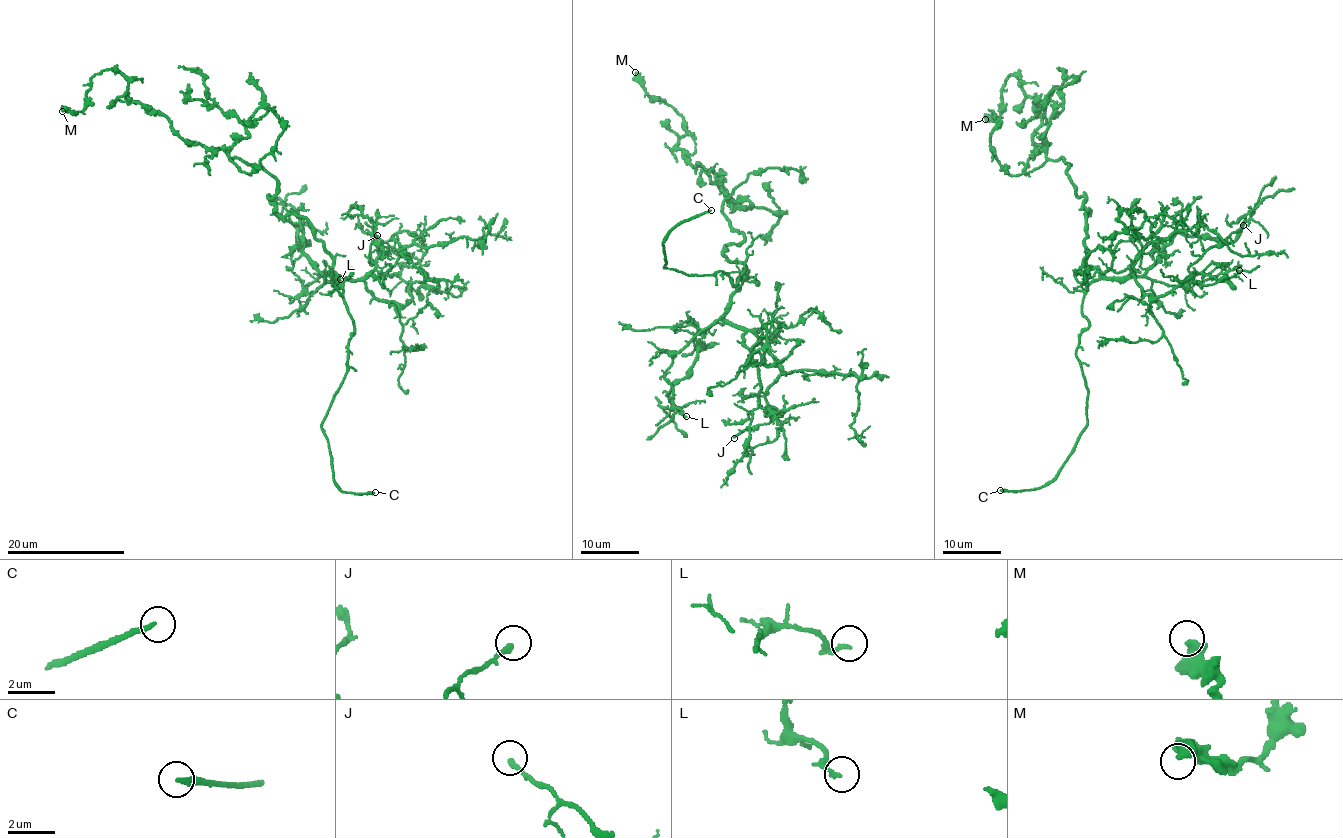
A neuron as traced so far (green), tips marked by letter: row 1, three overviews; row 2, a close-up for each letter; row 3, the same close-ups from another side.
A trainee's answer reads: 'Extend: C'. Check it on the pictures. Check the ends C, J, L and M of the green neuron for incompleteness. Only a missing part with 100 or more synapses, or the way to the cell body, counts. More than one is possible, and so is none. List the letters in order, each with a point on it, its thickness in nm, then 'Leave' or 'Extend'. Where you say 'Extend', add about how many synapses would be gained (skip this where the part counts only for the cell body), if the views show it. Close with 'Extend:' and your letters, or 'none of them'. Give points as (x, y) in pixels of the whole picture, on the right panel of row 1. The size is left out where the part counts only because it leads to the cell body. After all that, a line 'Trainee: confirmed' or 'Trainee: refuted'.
C: Place: (1000, 490). Thickness 200 nm. Extend
J: Place: (1243, 225). Thickness 190 nm. Leave
L: Place: (1239, 270). Thickness 200 nm. Leave
M: Place: (985, 119). Thickness 500 nm. Leave
Extend: C
Trainee: confirmed

